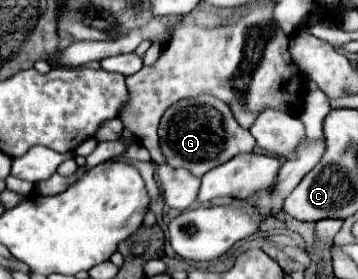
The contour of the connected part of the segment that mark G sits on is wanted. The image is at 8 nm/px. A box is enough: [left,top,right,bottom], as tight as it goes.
[160,95,256,177]

